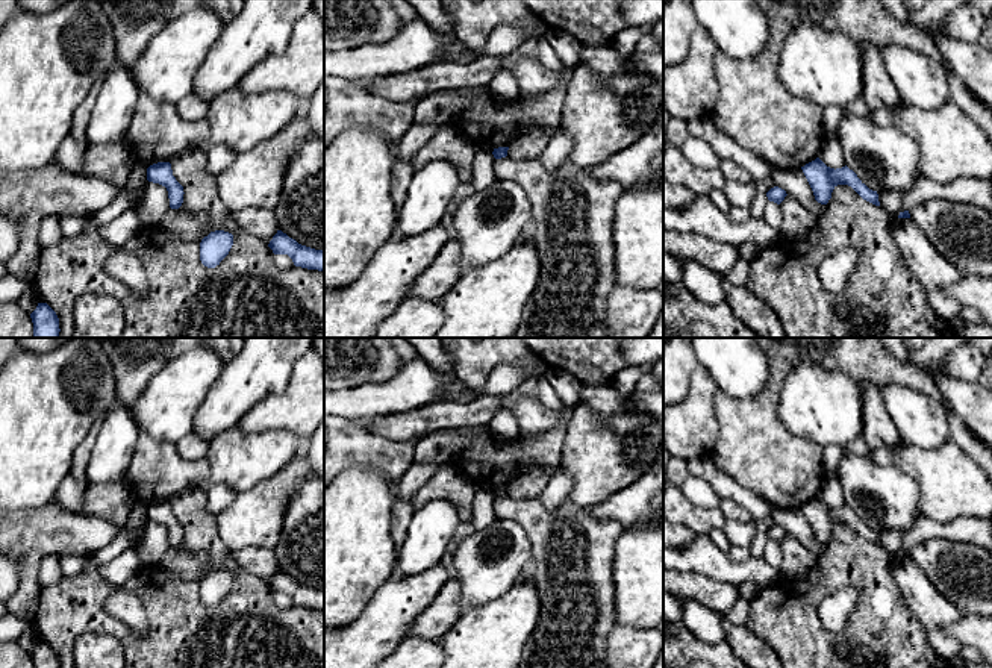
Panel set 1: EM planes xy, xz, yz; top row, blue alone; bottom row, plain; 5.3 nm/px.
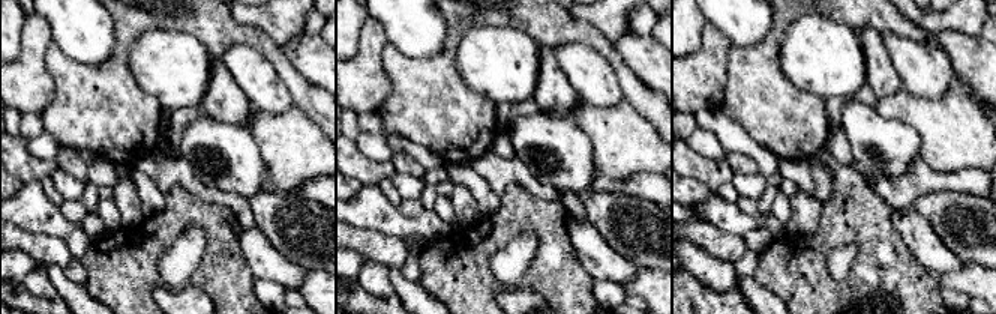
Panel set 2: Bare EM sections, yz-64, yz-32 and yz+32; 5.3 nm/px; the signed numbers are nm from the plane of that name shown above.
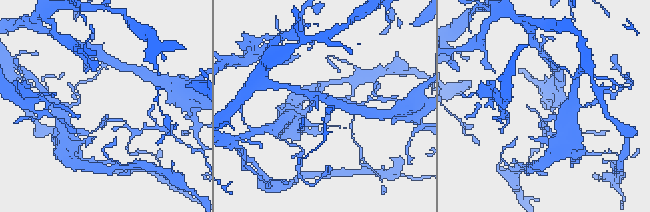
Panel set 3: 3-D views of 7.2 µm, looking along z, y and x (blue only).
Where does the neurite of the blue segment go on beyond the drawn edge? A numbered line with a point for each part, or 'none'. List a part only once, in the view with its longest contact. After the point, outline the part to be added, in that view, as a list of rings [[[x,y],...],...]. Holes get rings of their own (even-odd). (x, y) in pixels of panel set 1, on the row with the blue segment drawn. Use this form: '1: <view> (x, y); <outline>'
none

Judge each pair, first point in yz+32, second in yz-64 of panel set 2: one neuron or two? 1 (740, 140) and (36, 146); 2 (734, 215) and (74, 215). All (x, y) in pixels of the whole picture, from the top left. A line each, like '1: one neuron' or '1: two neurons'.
1: two neurons
2: two neurons

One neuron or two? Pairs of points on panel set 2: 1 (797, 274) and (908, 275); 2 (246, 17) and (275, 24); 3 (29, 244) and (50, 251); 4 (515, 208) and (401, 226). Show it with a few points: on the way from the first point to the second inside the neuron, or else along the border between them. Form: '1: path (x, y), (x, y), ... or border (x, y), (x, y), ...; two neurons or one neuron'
1: path (824, 290), (881, 290); one neuron
2: path (254, 17), (267, 17); one neuron
3: path (33, 244), (45, 248); one neuron
4: border (452, 227), (426, 242); two neurons

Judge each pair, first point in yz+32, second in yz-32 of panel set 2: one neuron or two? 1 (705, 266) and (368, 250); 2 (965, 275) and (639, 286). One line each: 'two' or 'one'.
1: two
2: one

